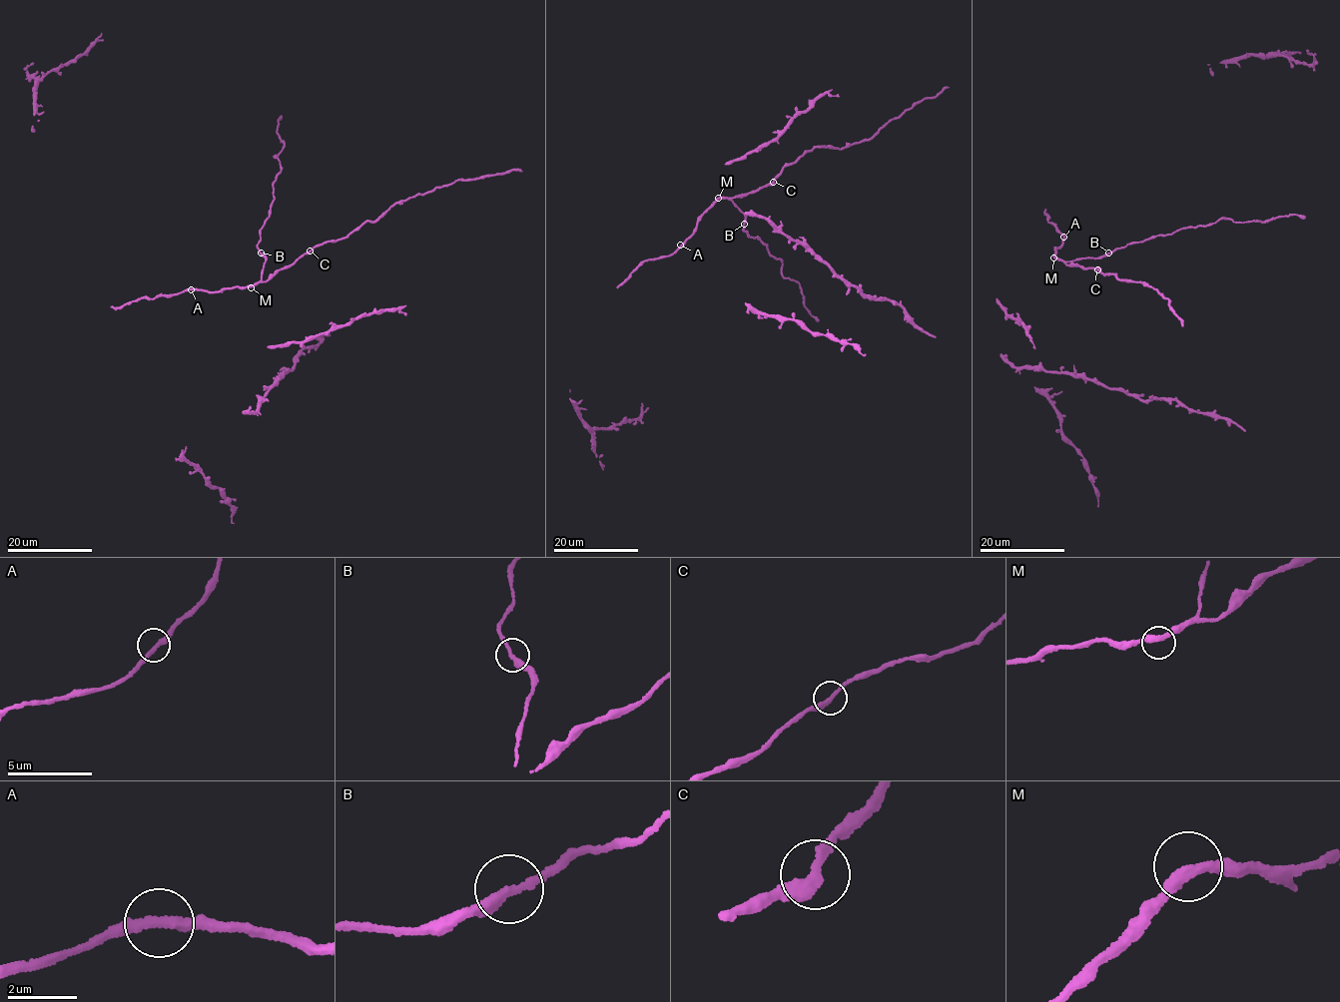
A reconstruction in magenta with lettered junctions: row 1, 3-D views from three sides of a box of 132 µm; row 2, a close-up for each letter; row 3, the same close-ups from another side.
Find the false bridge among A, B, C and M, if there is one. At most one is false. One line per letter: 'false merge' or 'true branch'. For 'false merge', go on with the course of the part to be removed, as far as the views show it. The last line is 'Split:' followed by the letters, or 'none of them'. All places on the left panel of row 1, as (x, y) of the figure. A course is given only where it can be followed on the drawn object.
A: true branch
B: true branch
C: true branch
M: true branch
Split: none of them

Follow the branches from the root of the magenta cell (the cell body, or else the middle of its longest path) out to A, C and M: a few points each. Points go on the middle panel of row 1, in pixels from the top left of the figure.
A: (752, 237), (744, 231), (743, 213), (730, 200), (720, 198), (701, 215), (696, 229), (680, 245)
C: (752, 237), (744, 231), (743, 213), (731, 200), (773, 182)
M: (752, 237), (744, 231), (743, 213), (730, 200), (718, 198)

